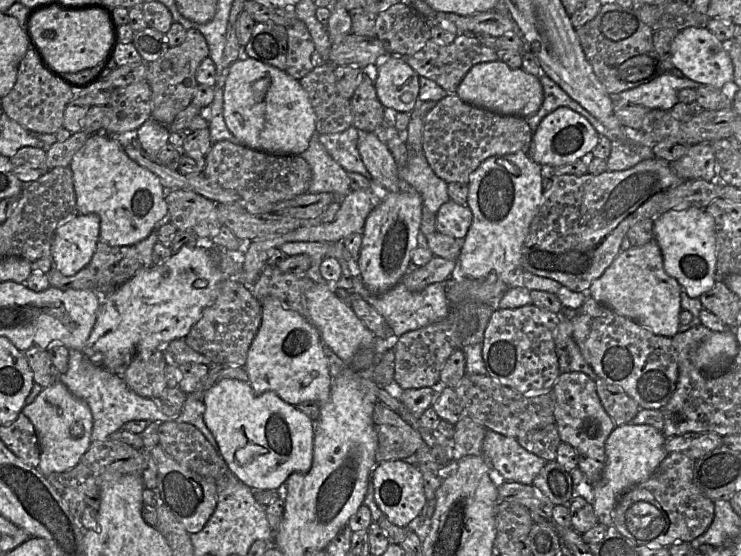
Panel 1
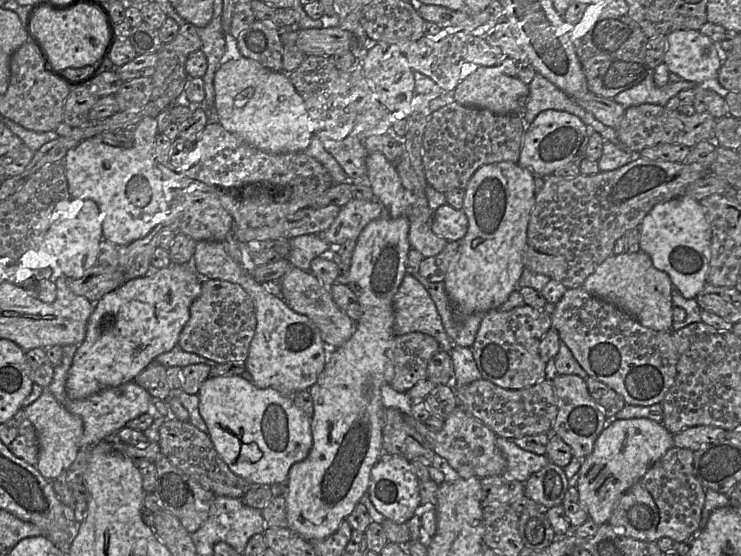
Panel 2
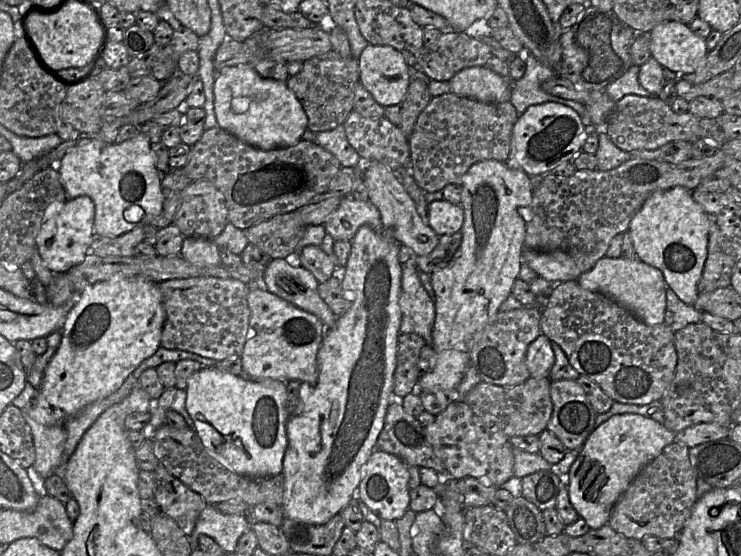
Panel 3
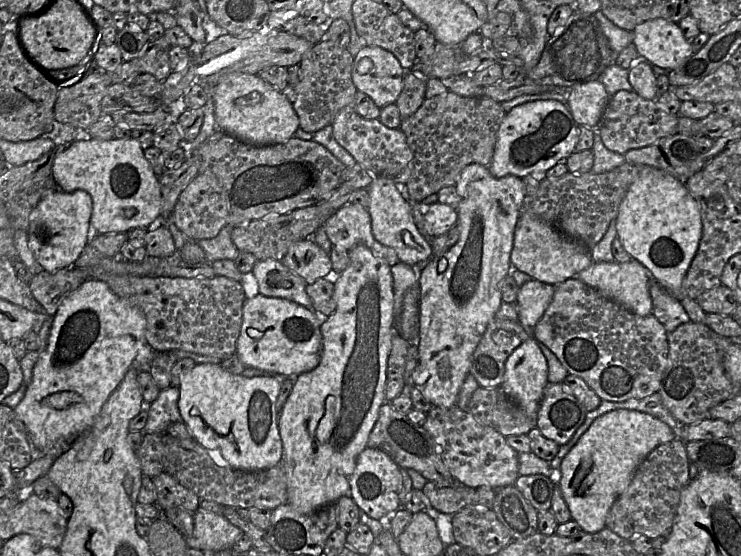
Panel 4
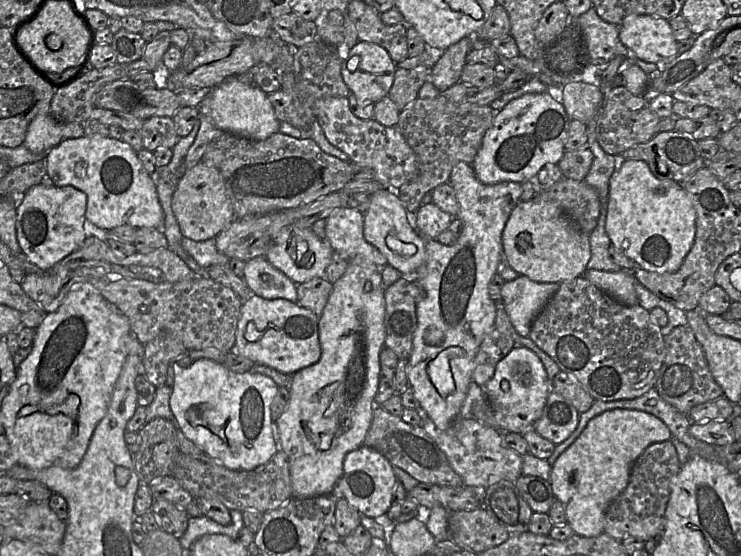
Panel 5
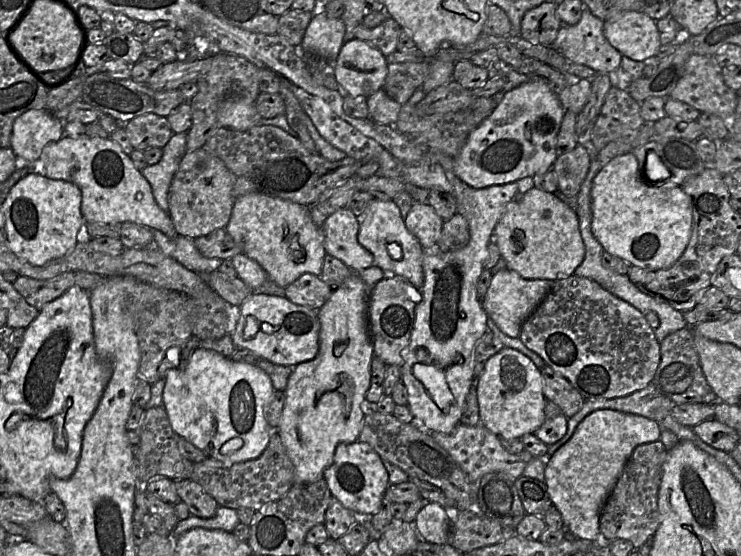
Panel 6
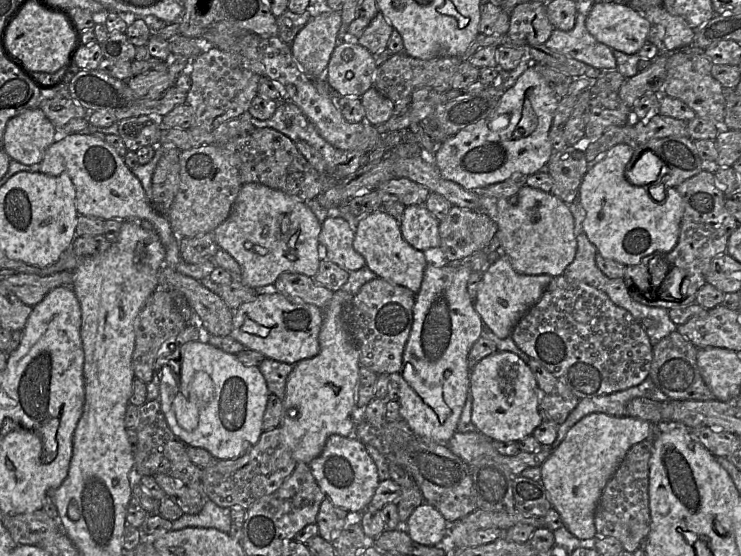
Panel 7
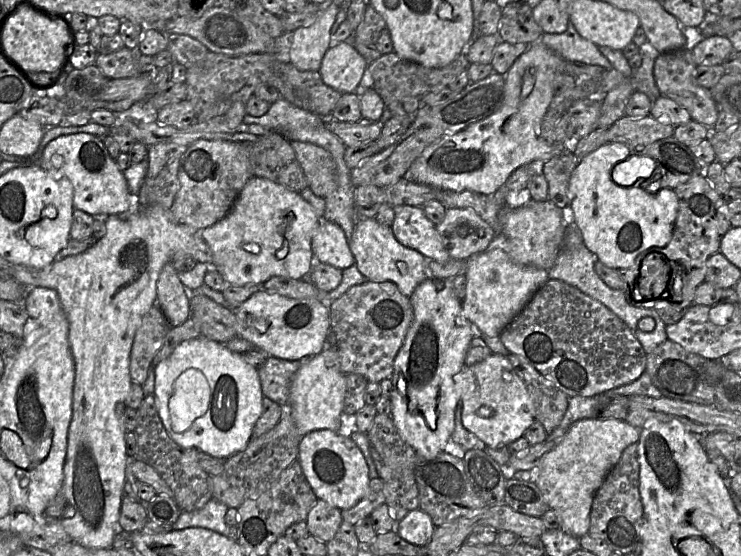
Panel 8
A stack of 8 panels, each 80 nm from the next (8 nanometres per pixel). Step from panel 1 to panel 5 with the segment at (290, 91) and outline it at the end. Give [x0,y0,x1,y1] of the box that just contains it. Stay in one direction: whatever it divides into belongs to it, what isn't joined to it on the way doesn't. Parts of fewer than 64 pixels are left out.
[210,75,280,140]

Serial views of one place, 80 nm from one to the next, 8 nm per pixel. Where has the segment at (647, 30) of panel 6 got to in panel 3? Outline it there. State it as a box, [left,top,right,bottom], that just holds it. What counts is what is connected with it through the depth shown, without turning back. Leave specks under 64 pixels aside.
[649,21,709,75]

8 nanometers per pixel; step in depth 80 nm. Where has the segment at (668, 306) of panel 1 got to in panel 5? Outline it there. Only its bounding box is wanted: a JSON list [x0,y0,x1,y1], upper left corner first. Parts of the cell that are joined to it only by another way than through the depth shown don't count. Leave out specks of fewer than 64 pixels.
[582,269,638,306]

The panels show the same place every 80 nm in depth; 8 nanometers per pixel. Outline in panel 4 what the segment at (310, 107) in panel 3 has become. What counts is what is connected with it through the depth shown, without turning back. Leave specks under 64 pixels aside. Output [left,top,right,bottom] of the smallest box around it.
[281,39,357,133]

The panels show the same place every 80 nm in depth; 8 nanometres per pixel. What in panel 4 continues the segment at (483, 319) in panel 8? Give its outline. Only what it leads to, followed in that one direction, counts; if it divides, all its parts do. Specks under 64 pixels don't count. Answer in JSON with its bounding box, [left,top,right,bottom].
[516,279,555,337]

